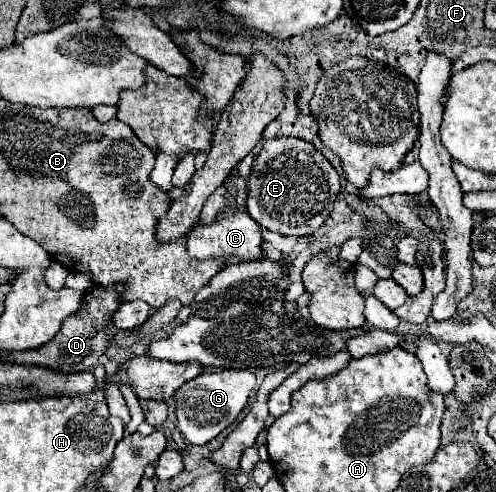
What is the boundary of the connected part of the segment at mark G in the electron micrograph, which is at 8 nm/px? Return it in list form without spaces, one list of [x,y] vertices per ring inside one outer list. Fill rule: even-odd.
[[[223,369],[205,371],[195,379],[181,385],[175,393],[177,401],[177,429],[191,445],[205,445],[217,437],[227,425],[231,425],[241,409],[247,405],[251,391],[255,389],[255,375],[247,369]]]

